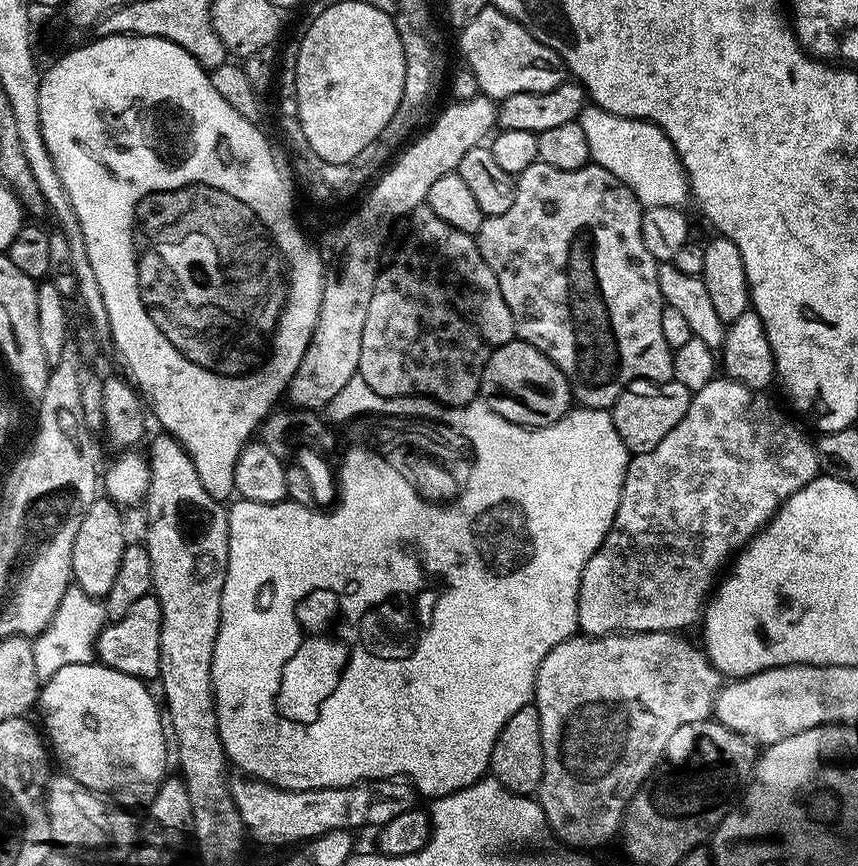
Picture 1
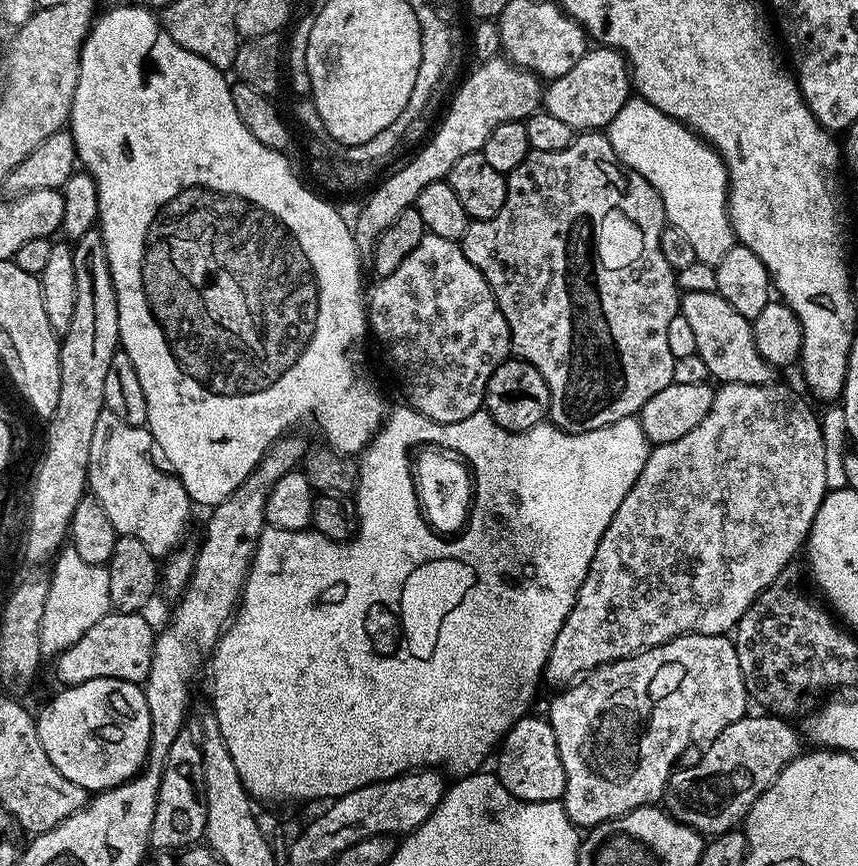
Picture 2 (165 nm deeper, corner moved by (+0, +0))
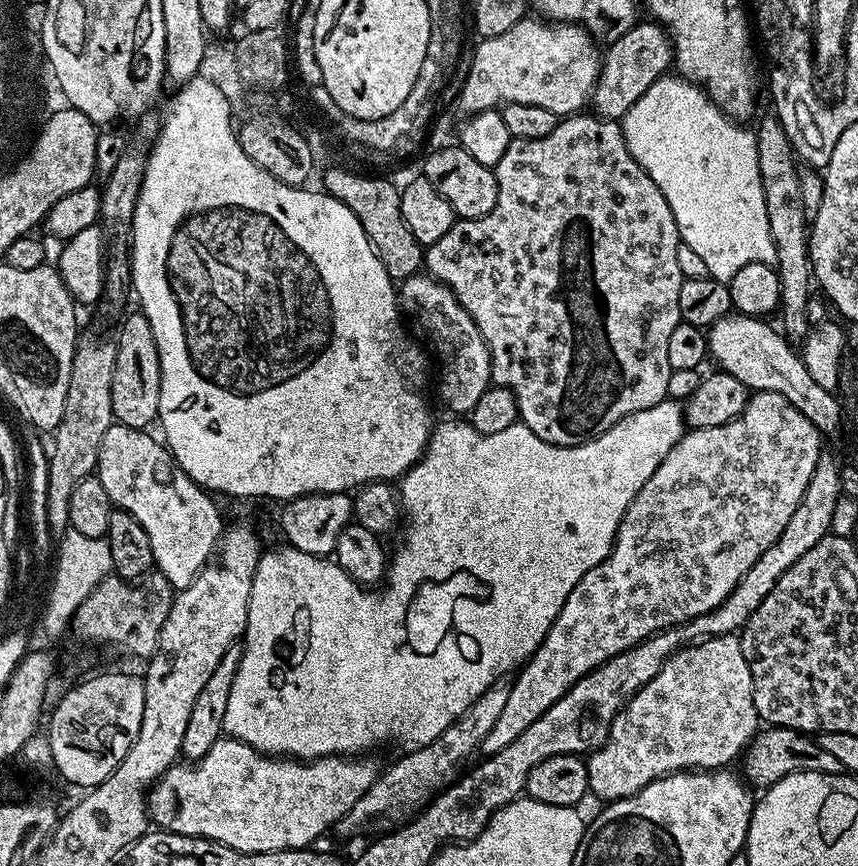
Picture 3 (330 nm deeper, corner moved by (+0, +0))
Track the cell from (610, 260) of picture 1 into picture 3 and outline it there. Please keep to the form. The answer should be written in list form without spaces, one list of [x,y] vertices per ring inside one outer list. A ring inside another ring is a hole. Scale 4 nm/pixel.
[[[573,114],[563,117],[556,123],[554,130],[550,130],[550,134],[546,134],[546,138],[522,138],[521,140],[513,138],[510,146],[506,146],[506,154],[502,154],[502,162],[498,162],[494,169],[498,182],[498,202],[494,206],[494,210],[490,210],[490,214],[486,214],[477,220],[457,219],[456,225],[450,230],[450,234],[438,238],[438,242],[427,245],[426,248],[427,275],[433,276],[436,280],[441,280],[455,294],[458,302],[462,302],[462,306],[474,318],[486,346],[492,352],[492,384],[498,388],[505,388],[512,393],[512,397],[518,402],[519,423],[527,426],[538,438],[542,438],[542,442],[557,444],[559,448],[573,448],[579,444],[590,442],[594,438],[606,434],[606,430],[610,430],[618,422],[622,422],[622,418],[626,418],[630,414],[638,414],[638,410],[650,410],[650,406],[658,406],[658,402],[669,399],[668,387],[672,373],[669,357],[670,334],[673,332],[674,326],[682,323],[678,310],[678,294],[682,290],[682,282],[685,278],[678,268],[678,259],[676,258],[678,246],[682,241],[678,226],[674,222],[674,214],[670,210],[670,202],[666,202],[666,198],[654,182],[654,178],[650,178],[650,174],[646,170],[642,170],[640,163],[632,157],[632,152],[628,149],[628,143],[624,137],[623,127],[615,120],[606,120],[595,114],[584,115]]]

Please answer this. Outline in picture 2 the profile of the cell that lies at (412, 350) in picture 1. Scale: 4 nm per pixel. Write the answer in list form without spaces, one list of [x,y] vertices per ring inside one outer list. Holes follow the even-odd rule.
[[[425,234],[422,242],[412,244],[407,249],[406,260],[402,262],[402,266],[398,266],[398,270],[394,270],[394,274],[379,277],[375,282],[377,284],[373,288],[371,285],[366,296],[368,327],[371,335],[373,337],[376,335],[377,342],[384,347],[384,352],[388,355],[388,360],[392,363],[392,368],[396,371],[396,376],[400,379],[405,394],[408,395],[407,403],[426,418],[439,424],[462,422],[462,418],[470,418],[470,414],[481,411],[484,391],[487,390],[490,382],[490,374],[494,374],[494,370],[498,370],[498,366],[503,360],[509,359],[512,343],[510,342],[510,330],[506,326],[506,318],[486,282],[486,278],[478,270],[478,266],[474,266],[474,262],[470,262],[470,258],[466,258],[466,254],[460,249],[457,241],[450,238],[438,238],[438,234]]]

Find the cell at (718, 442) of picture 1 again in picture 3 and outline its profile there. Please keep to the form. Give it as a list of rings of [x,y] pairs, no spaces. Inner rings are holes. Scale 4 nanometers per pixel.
[[[752,392],[748,397],[748,405],[742,410],[742,414],[738,414],[738,418],[734,418],[722,426],[693,428],[685,431],[684,437],[674,446],[674,450],[670,450],[670,454],[666,454],[666,458],[662,458],[658,470],[654,470],[654,474],[650,474],[650,478],[646,478],[642,490],[638,490],[638,494],[630,502],[630,506],[616,531],[616,541],[612,543],[612,549],[608,551],[608,557],[602,562],[598,562],[598,566],[594,566],[594,570],[586,570],[582,574],[578,586],[574,586],[574,590],[570,590],[570,594],[566,598],[566,606],[562,606],[558,618],[554,618],[546,638],[540,643],[536,653],[529,660],[525,660],[519,671],[515,673],[510,698],[506,698],[506,707],[502,710],[498,722],[494,722],[494,730],[490,730],[490,734],[486,734],[486,738],[480,743],[479,751],[484,756],[498,754],[498,750],[510,746],[510,742],[514,742],[514,738],[518,738],[518,734],[522,734],[522,730],[526,730],[526,726],[534,726],[534,722],[538,722],[538,718],[542,718],[542,714],[546,714],[546,710],[550,710],[550,706],[554,706],[554,702],[558,702],[558,698],[565,696],[583,676],[590,674],[595,668],[602,666],[610,658],[630,650],[636,644],[641,644],[648,636],[690,622],[694,618],[714,610],[714,606],[726,602],[726,598],[734,590],[734,586],[738,586],[738,582],[742,582],[742,574],[746,574],[746,570],[750,570],[754,566],[754,562],[758,562],[758,558],[762,558],[762,554],[766,554],[766,550],[770,550],[770,546],[774,546],[774,542],[778,542],[782,530],[786,530],[786,522],[790,522],[794,510],[798,510],[798,506],[802,502],[802,494],[806,494],[806,486],[810,483],[810,474],[814,474],[814,466],[818,466],[818,458],[822,451],[820,440],[822,441],[822,434],[816,429],[814,422],[810,422],[810,418],[806,418],[806,414],[802,414],[802,410],[798,410],[790,401],[782,398],[782,394],[774,394],[773,392]]]

